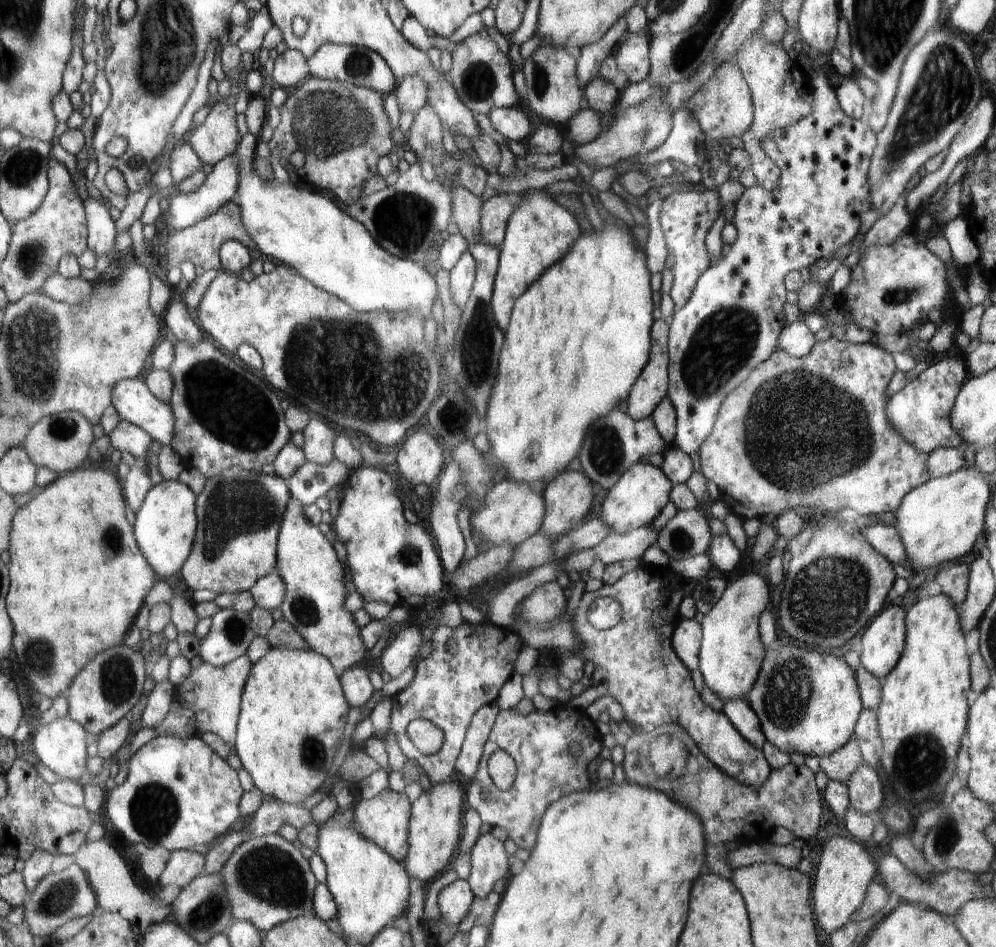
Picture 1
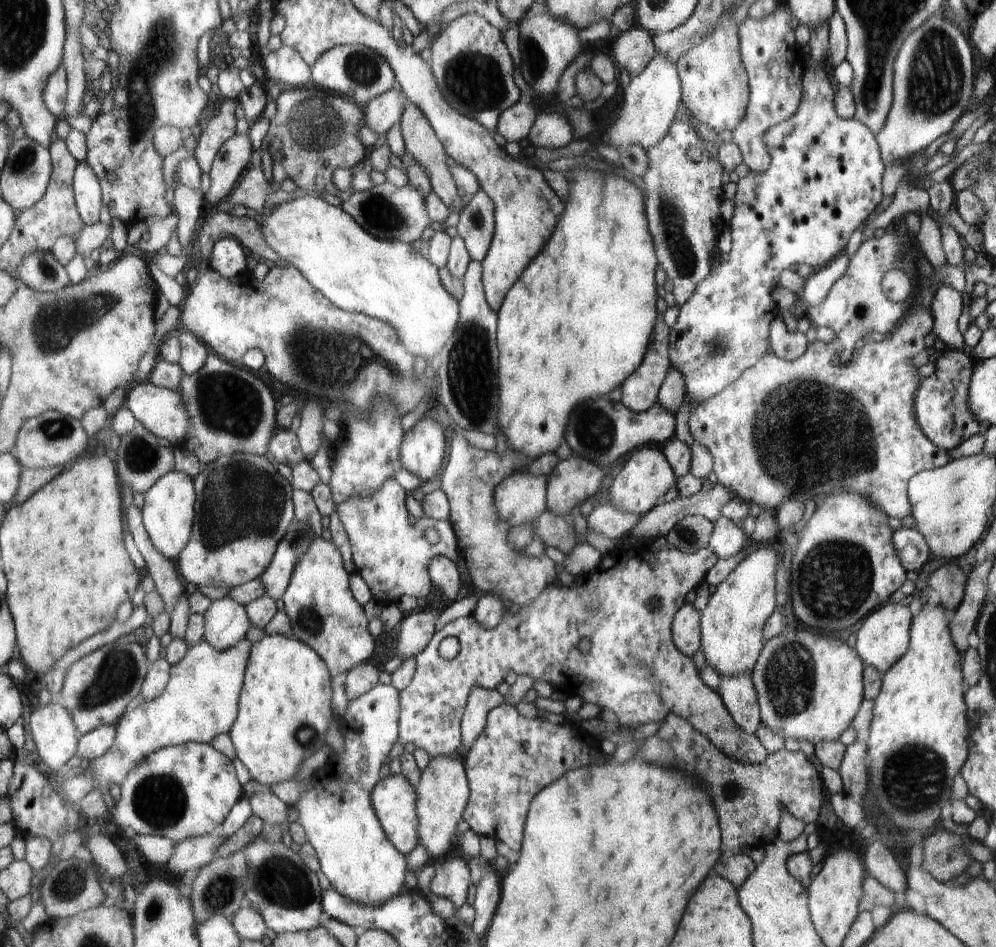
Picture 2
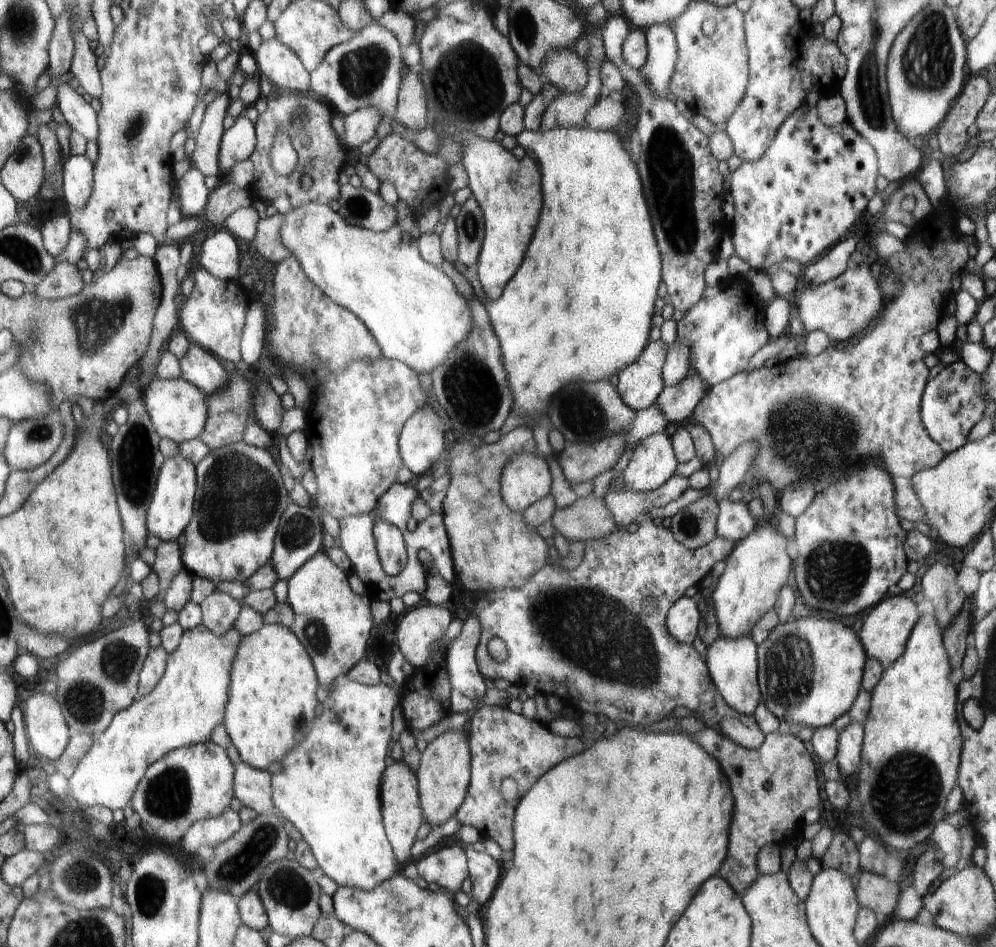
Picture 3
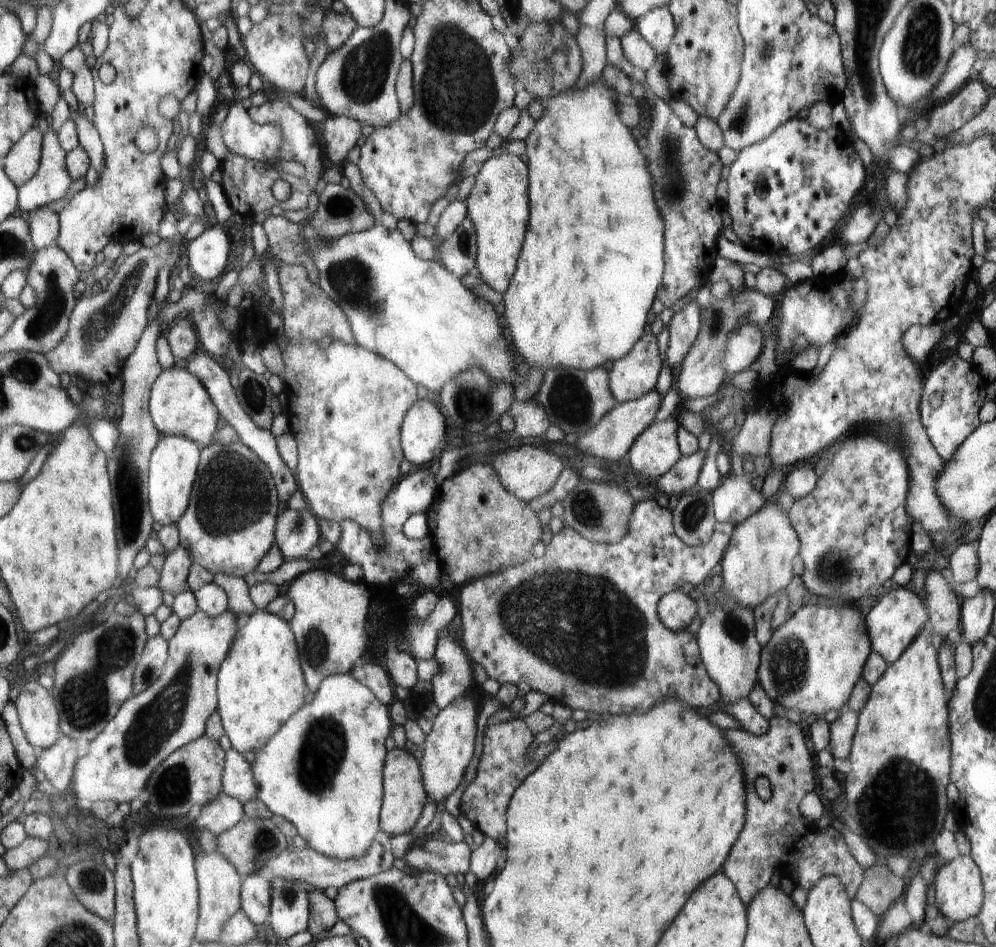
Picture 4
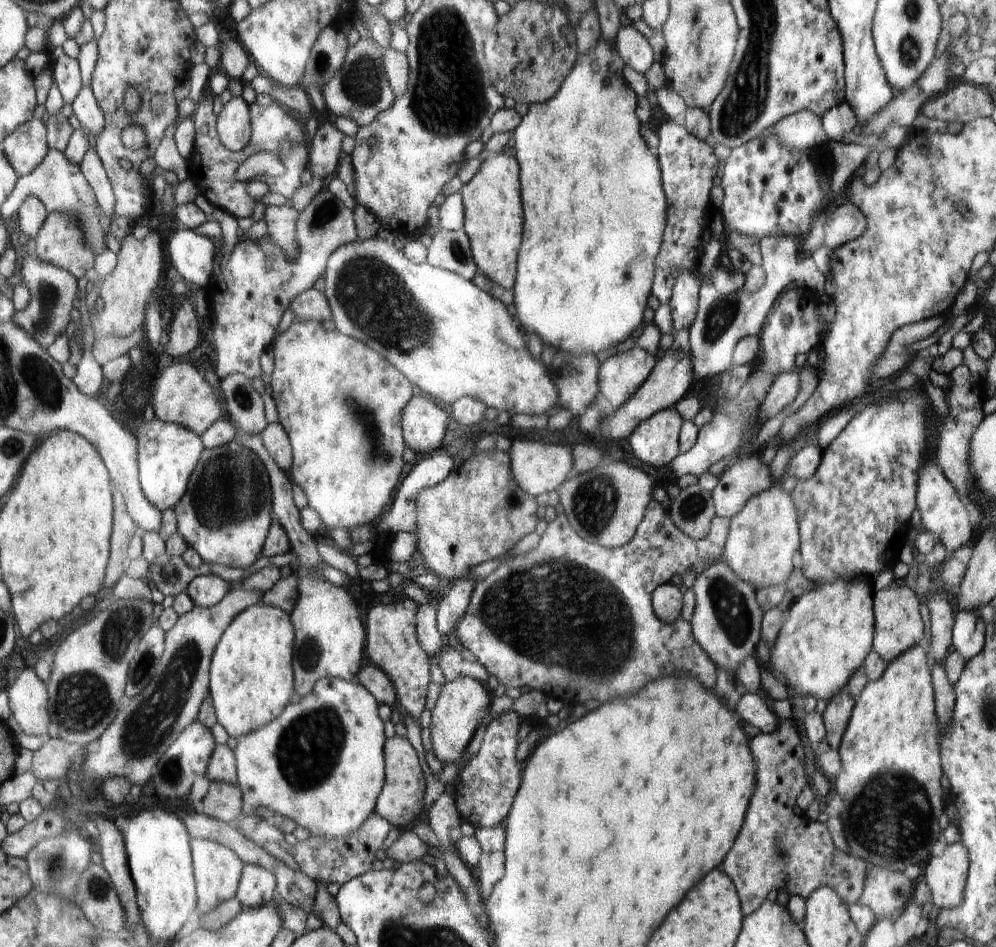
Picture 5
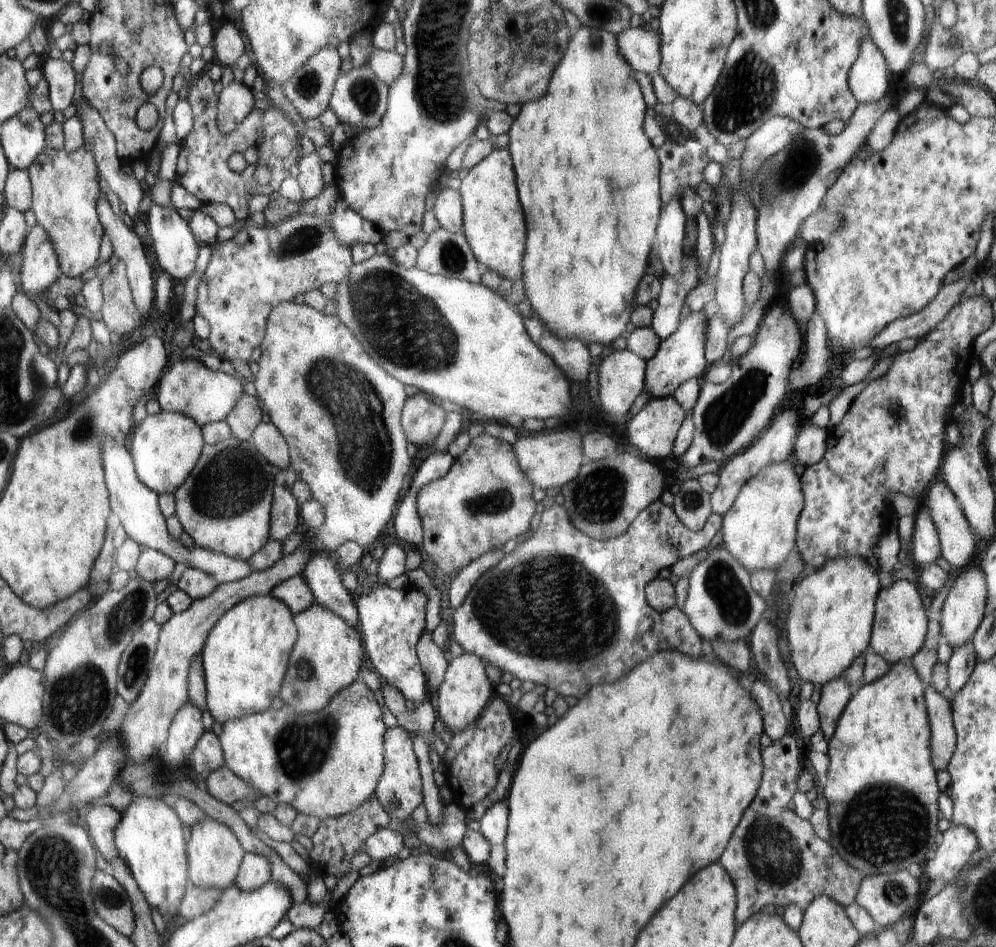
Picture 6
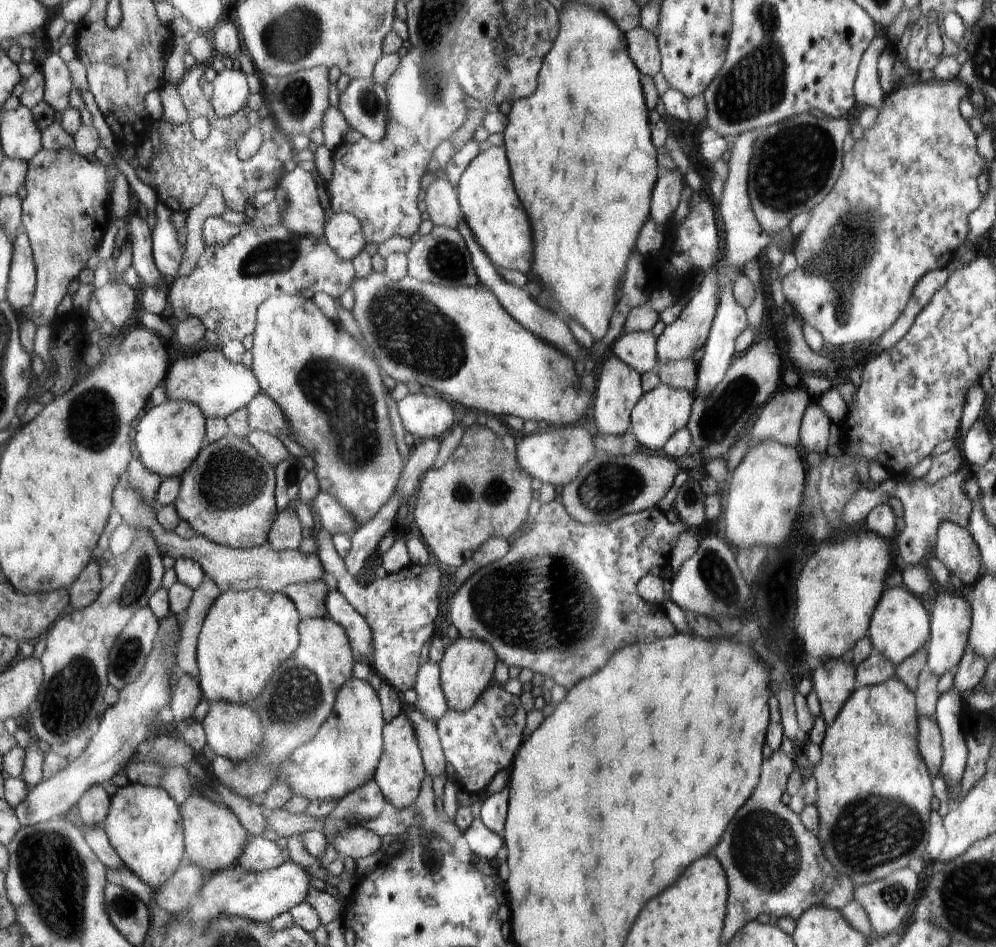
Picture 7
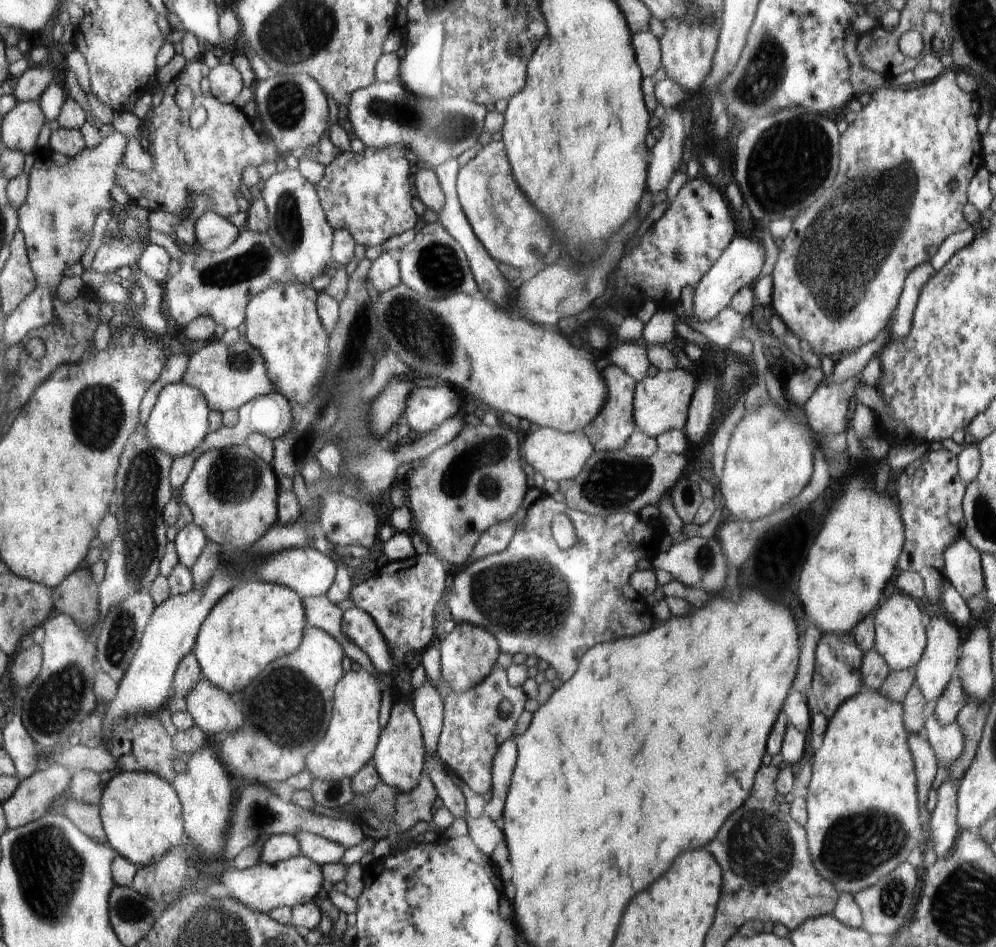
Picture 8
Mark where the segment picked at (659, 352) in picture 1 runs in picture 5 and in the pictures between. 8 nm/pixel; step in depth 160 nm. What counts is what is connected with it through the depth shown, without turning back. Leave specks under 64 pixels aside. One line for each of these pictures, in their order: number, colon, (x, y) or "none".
2: (640, 391)
3: (640, 384)
4: (634, 376)
5: (620, 377)

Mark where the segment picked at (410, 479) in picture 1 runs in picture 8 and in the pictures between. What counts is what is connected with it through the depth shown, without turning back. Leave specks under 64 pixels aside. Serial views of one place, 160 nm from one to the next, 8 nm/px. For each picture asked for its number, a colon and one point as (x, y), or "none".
2: (423, 450)
3: (421, 443)
4: (424, 435)
5: (424, 423)
6: (423, 421)
7: (424, 417)
8: (430, 406)

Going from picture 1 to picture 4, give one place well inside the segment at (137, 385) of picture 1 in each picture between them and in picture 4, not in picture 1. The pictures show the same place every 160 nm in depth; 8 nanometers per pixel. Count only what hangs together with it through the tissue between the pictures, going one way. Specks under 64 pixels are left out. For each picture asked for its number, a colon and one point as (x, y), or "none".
2: (162, 411)
3: (177, 408)
4: (180, 405)

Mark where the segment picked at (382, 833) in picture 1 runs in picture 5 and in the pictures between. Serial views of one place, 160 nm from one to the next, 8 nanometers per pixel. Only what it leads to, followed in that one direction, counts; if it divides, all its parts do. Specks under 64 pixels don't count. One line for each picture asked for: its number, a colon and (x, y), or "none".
2: (394, 798)
3: (402, 810)
4: (404, 796)
5: (403, 794)

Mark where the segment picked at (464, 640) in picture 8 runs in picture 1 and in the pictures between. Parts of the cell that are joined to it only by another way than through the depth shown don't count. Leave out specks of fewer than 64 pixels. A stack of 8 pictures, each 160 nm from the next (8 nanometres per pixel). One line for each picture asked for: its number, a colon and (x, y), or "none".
1: (435, 816)
2: (442, 792)
3: (444, 769)
4: (447, 750)
5: (462, 704)
6: (465, 691)
7: (467, 666)

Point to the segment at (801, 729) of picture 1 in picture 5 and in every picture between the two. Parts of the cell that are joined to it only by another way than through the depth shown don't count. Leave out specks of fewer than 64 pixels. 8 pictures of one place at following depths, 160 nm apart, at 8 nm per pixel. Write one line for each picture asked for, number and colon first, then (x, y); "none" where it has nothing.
2: (809, 687)
3: (812, 682)
4: (817, 670)
5: (828, 634)

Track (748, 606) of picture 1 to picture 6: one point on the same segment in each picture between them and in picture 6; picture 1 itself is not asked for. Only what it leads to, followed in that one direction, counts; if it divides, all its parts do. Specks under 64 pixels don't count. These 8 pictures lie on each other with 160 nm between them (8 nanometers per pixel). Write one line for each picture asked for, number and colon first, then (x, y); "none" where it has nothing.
2: (731, 623)
3: (756, 569)
4: (758, 564)
5: (763, 537)
6: (759, 530)

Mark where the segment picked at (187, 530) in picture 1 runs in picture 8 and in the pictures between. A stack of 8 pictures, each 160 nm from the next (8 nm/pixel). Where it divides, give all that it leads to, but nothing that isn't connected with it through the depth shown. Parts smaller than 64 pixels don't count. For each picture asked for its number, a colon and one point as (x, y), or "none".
2: (167, 507)
3: (171, 508)
4: (173, 467)
5: (168, 453)
6: (166, 446)
7: (168, 438)
8: (179, 422)

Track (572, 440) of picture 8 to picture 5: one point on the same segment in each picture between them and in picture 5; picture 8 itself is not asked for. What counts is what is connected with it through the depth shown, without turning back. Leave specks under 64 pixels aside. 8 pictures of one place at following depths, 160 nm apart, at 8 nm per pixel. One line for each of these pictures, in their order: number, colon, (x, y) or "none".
5: (538, 467)
6: (551, 460)
7: (556, 455)

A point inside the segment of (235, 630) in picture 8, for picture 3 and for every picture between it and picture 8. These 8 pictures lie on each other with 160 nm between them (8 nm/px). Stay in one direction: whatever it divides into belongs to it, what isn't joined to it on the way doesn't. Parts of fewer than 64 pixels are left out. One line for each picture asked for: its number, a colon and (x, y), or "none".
3: (272, 695)
4: (260, 685)
5: (251, 682)
6: (247, 652)
7: (246, 635)

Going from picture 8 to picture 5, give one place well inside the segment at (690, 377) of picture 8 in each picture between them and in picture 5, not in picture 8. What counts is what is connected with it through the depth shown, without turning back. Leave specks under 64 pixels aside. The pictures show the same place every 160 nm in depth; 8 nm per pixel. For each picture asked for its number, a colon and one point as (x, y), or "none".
5: (656, 442)
6: (653, 431)
7: (661, 412)

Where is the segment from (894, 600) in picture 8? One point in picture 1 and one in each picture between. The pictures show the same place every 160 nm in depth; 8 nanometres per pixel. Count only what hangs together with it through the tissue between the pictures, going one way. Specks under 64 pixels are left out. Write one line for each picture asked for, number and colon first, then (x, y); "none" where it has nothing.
1: (882, 645)
2: (883, 638)
3: (885, 631)
4: (897, 619)
5: (898, 627)
6: (900, 626)
7: (900, 627)

